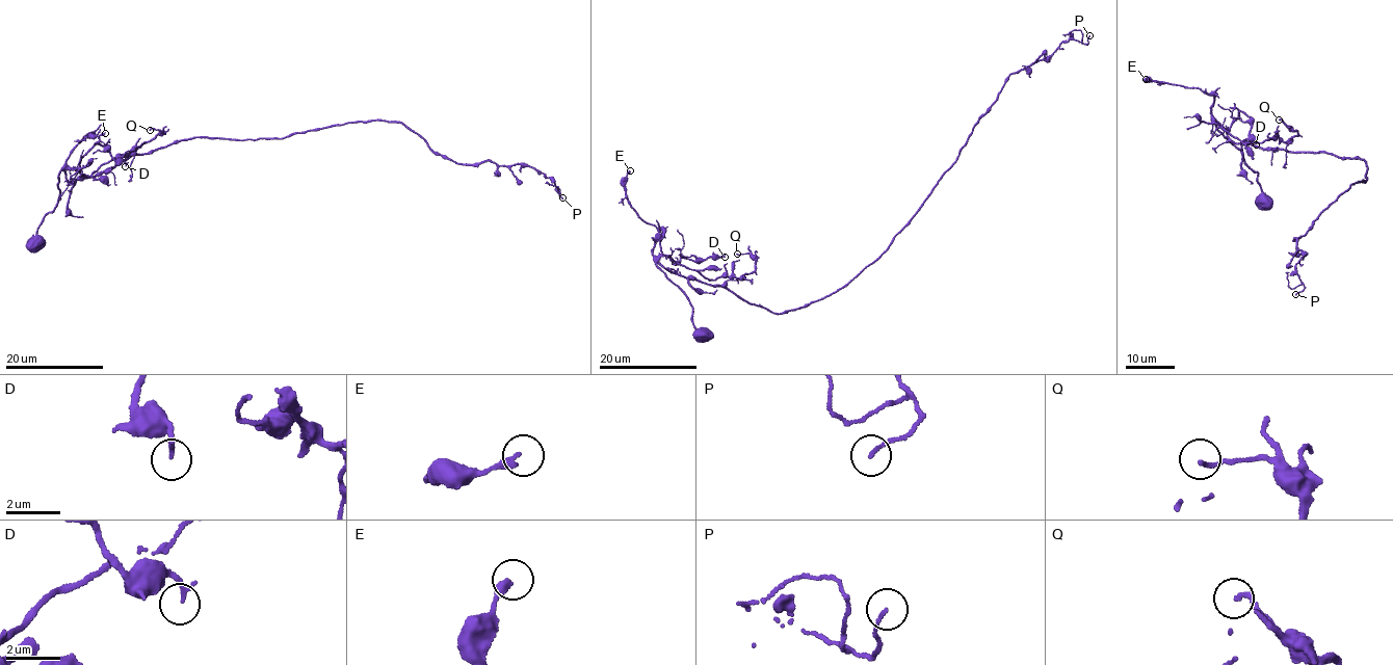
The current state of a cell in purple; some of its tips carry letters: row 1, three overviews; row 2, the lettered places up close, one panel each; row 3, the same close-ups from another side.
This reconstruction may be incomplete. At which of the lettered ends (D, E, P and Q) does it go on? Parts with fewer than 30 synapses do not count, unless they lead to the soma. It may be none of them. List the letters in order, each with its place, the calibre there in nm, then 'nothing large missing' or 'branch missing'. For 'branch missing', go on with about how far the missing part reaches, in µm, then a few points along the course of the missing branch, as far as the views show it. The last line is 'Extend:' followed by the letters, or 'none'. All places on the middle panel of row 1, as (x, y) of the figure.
D: place (725, 257); calibre 160 nm; nothing large missing
E: place (630, 170); calibre 280 nm; nothing large missing
P: place (1089, 35); calibre 100 nm; nothing large missing
Q: place (737, 254); calibre 140 nm; nothing large missing
Extend: none

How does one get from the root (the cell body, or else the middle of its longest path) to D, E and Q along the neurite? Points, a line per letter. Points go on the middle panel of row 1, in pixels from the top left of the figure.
D: (836, 292), (776, 314), (658, 263), (666, 255), (676, 265), (681, 257), (700, 262), (725, 257)
E: (836, 292), (776, 314), (725, 287), (672, 272), (651, 250), (659, 230), (638, 216), (627, 197), (630, 170)
Q: (836, 292), (776, 314), (658, 263), (666, 255), (710, 280), (753, 272), (754, 258), (737, 254)

